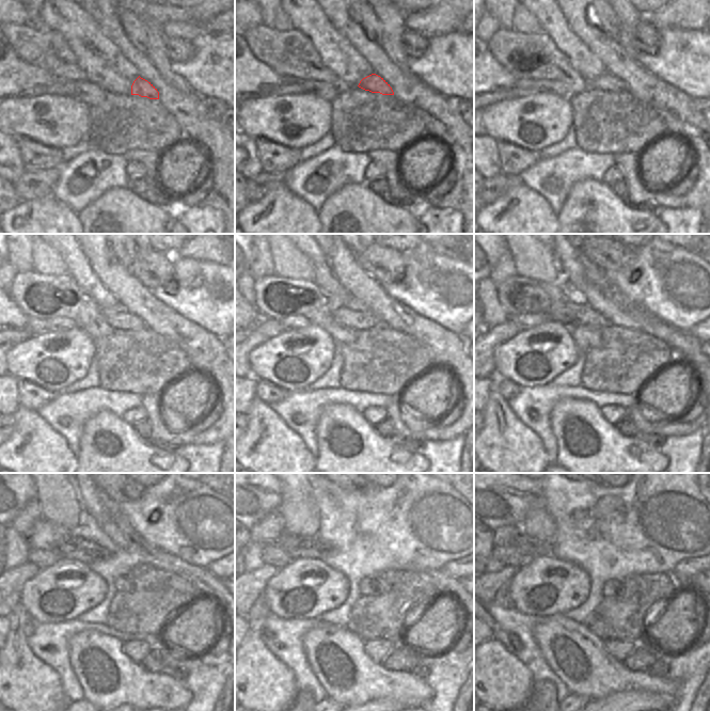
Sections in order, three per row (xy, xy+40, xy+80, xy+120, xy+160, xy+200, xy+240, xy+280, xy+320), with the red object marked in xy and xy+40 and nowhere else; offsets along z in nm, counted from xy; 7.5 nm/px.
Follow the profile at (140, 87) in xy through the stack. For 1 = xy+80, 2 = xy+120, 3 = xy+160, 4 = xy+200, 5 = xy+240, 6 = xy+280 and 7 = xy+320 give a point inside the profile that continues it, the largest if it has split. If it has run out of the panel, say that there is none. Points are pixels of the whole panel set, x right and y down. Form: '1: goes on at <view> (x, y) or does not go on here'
1: goes on at xy+80 (606, 81)
2: goes on at xy+120 (120, 318)
3: goes on at xy+160 (359, 320)
4: goes on at xy+200 (564, 313)
5: goes on at xy+240 (77, 549)
6: goes on at xy+280 (297, 547)
7: goes on at xy+320 (530, 548)

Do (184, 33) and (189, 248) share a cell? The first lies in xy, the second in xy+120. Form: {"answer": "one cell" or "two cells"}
{"answer": "one cell"}

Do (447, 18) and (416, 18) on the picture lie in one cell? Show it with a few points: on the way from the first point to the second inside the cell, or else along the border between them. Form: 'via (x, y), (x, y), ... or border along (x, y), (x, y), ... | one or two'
via (440, 18), (424, 18) | one

